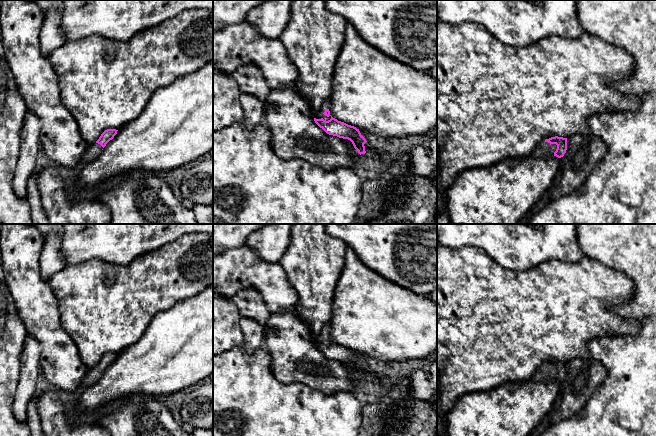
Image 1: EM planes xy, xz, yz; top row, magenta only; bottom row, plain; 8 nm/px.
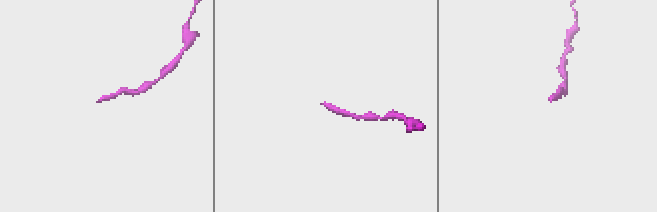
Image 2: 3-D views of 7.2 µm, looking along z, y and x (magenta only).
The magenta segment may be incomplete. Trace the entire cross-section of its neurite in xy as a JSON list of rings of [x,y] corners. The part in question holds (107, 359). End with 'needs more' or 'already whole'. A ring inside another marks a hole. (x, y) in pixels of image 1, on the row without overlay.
[[[116,353],[105,354],[94,368],[88,369],[82,380],[81,386],[87,388],[95,384],[100,379],[106,368],[114,362],[117,355],[118,354]]]; needs more

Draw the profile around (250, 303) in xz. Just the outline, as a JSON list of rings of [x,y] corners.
[[[255,288],[242,289],[227,299],[238,307],[241,317],[265,325],[271,313],[260,292]]]

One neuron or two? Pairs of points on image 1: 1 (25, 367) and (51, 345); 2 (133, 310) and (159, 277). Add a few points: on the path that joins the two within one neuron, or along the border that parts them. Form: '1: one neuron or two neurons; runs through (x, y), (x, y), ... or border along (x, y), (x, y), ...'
1: two neurons; border along (29, 334), (40, 348), (41, 372)
2: one neuron; runs through (134, 302), (151, 285)

